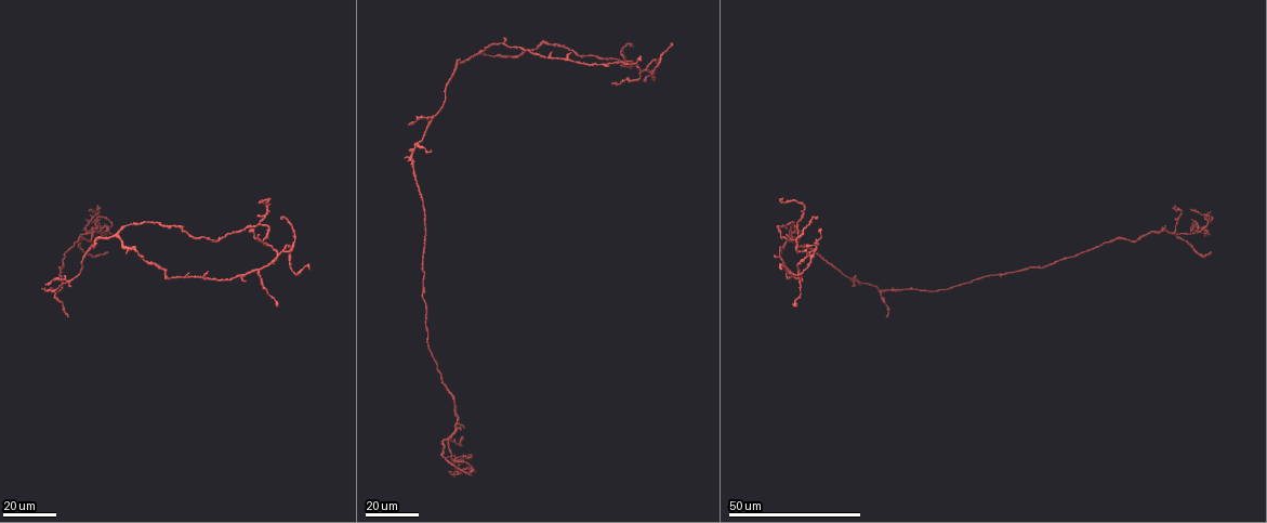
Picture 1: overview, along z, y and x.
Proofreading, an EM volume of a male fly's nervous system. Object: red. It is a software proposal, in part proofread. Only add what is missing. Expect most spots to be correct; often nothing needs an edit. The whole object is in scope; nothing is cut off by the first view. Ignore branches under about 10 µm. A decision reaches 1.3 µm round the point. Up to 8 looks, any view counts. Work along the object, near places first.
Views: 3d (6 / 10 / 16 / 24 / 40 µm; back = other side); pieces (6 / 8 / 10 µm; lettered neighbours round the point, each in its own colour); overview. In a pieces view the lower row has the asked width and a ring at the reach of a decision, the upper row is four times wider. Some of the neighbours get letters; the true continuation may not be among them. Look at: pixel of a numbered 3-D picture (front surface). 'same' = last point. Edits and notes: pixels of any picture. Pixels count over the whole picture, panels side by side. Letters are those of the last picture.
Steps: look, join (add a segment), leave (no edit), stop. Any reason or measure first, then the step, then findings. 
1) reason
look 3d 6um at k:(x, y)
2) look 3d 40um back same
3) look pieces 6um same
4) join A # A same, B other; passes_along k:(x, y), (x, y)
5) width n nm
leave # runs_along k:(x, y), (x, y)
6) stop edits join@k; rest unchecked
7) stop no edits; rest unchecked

free end
look 3d 24um at 1:(853, 284)

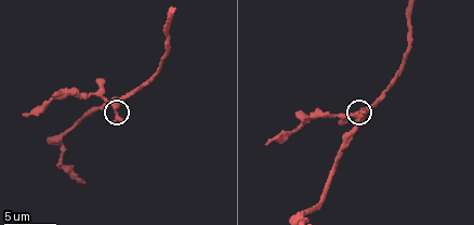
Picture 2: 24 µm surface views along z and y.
look pieces 8um at 2:(122, 119)

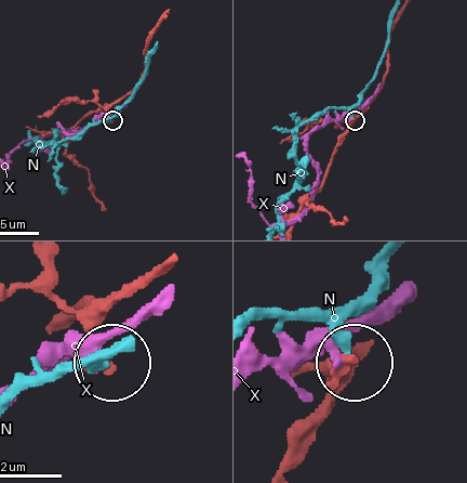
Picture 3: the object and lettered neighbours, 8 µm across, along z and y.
leave # N other, X other; runs_along 3:(279, 461), (297, 422), (349, 363); no lettered segment goes on from it

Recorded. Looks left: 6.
branch stops here
look 3d 16um at 1:(430, 149)

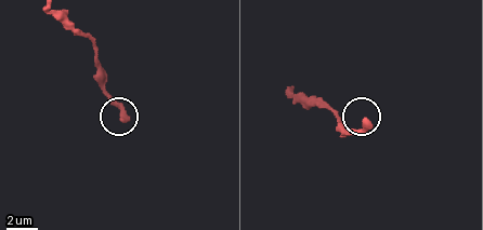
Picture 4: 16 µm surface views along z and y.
look pieces 8um at 4:(122, 121)

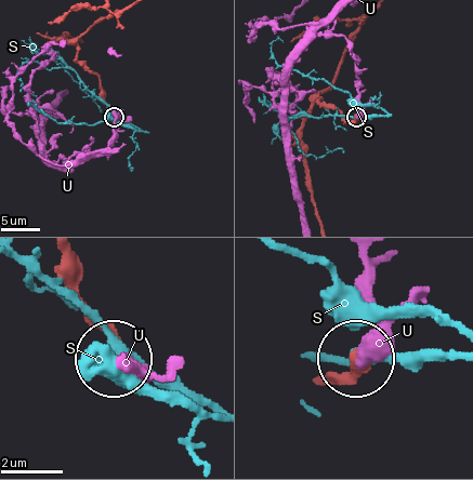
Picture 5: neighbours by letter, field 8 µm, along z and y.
leave # S other, U other; no lettered segment goes on from it

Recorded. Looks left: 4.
branch stops here
look 3d 16um at 1:(259, 214)

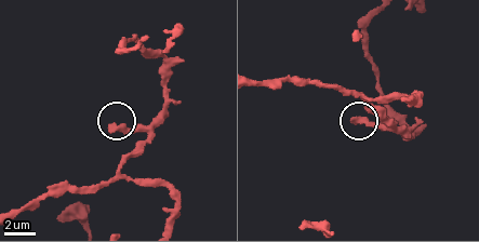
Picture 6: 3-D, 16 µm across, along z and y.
look 3d 10um at 6:(111, 128)

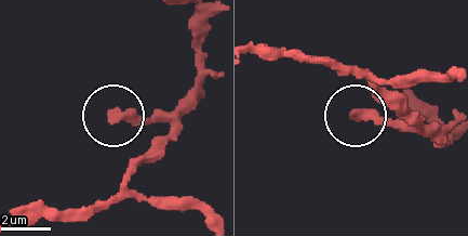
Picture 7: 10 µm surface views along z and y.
look pieces 6um at 7:(351, 115)

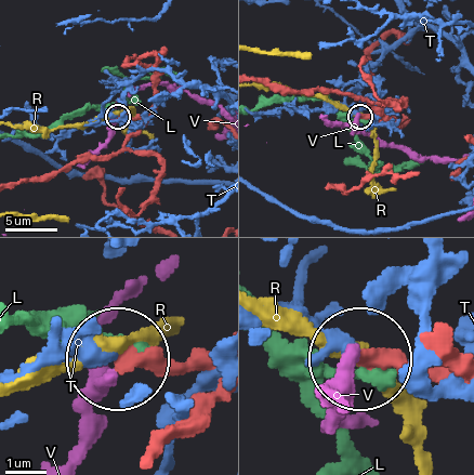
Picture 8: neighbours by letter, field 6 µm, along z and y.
leave # L other, R other, T other, V other; none of them fits

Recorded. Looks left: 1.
stop no edits; rest unchecked

